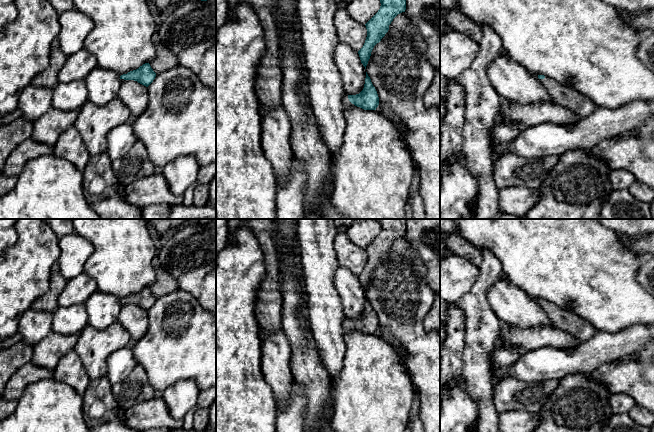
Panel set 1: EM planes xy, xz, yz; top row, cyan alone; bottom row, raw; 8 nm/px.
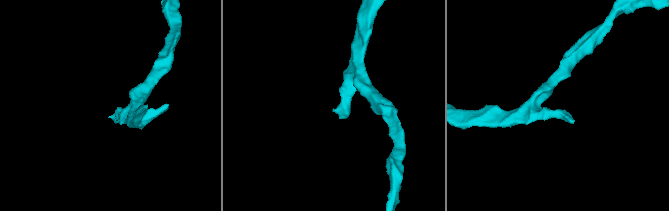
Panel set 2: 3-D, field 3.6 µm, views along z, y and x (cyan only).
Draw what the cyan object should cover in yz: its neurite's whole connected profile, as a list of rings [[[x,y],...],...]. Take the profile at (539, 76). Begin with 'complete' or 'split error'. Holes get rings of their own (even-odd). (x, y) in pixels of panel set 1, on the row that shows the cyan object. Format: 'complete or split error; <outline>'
split error; [[[538,75],[538,78],[550,93],[554,103],[570,109],[579,118],[590,115],[598,108],[591,99],[574,88],[544,75]]]

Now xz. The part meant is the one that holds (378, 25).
complete; [[[380,0],[378,12],[365,24],[367,37],[358,51],[361,63],[366,69],[374,46],[381,41],[389,30],[393,19],[406,10],[406,0]]]

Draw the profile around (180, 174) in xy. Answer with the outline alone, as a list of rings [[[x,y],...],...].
[[[192,155],[182,156],[168,163],[161,174],[174,195],[183,196],[197,179],[200,165]]]

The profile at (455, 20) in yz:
[[[450,9],[443,13],[443,17],[449,29],[468,35],[476,43],[480,43],[483,37],[482,27],[460,13]]]

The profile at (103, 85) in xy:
[[[99,66],[84,79],[88,89],[88,100],[96,105],[105,105],[117,98],[121,81],[120,76]]]

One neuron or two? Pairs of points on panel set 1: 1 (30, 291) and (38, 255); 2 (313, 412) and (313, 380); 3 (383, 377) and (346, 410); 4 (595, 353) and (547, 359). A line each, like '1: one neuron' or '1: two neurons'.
1: one neuron
2: one neuron
3: one neuron
4: one neuron

